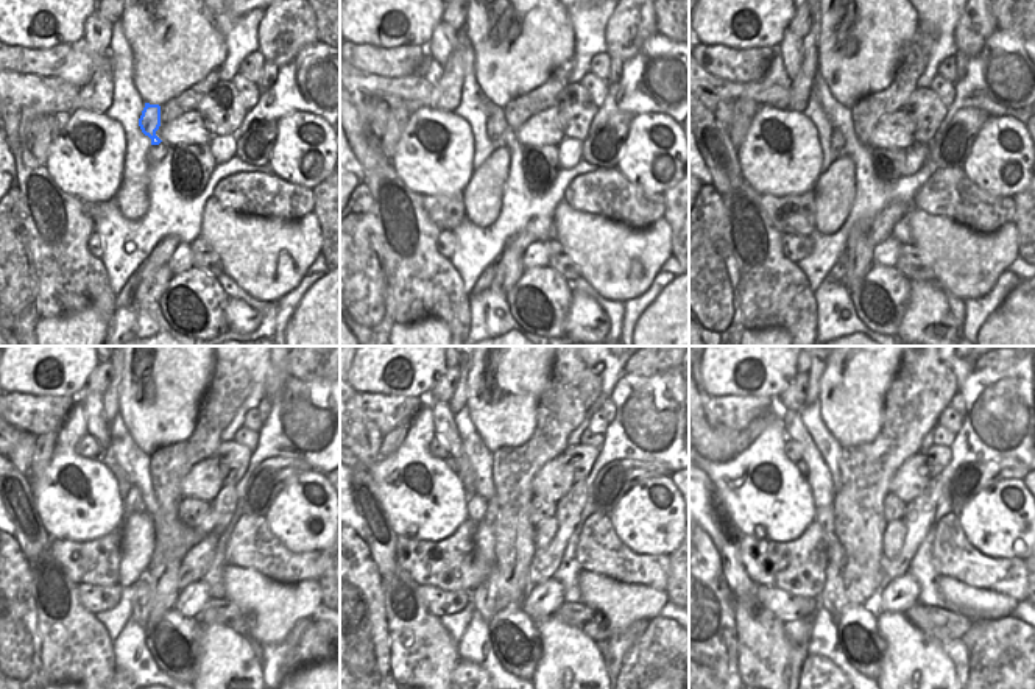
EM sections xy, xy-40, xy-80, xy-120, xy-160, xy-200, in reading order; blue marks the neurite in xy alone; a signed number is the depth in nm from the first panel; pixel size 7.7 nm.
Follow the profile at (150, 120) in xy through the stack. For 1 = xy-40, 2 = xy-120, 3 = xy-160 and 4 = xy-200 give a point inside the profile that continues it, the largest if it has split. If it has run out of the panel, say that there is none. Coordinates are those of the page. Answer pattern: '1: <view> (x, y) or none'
1: xy-40 (496, 125)
2: xy-120 (133, 502)
3: xy-160 (477, 505)
4: xy-200 (825, 516)

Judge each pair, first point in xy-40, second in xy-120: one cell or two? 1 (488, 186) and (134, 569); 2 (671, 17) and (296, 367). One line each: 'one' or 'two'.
1: one
2: one

